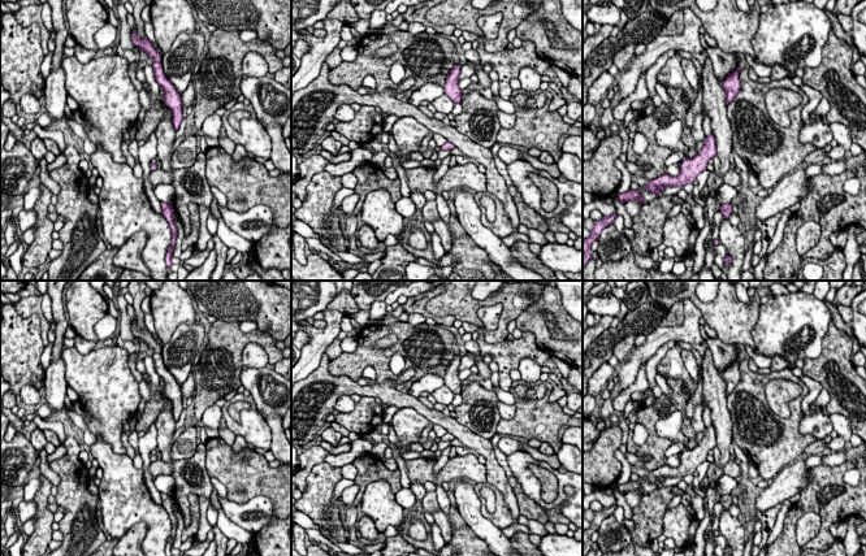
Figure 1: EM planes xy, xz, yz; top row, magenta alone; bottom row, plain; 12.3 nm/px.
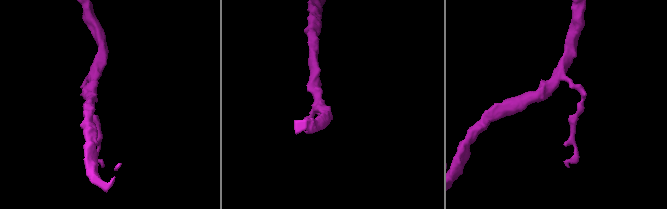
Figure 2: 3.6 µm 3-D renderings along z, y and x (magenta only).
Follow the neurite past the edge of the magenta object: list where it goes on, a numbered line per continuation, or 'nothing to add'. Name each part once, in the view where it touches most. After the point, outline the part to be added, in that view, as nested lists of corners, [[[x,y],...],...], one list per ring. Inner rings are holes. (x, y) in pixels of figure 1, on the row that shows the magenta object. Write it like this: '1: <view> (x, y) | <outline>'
nothing to add

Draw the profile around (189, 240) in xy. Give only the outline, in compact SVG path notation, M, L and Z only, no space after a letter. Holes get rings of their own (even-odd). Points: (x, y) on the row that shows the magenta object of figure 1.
M194 203L189 204L189 214L190 214L190 233L185 235L181 248L182 251L187 249L189 247L196 246L199 239L199 229L200 229L200 216L199 216L199 207Z

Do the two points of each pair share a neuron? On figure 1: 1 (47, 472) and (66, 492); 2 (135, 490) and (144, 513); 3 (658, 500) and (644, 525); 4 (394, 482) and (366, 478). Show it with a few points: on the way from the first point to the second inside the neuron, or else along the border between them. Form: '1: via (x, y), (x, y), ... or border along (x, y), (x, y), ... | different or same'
1: border along (50, 463), (50, 467), (59, 477), (57, 486) | different
2: via (135, 495), (135, 503), (141, 508) | same
3: via (652, 507), (648, 518) | same
4: via (388, 476), (372, 476) | same

